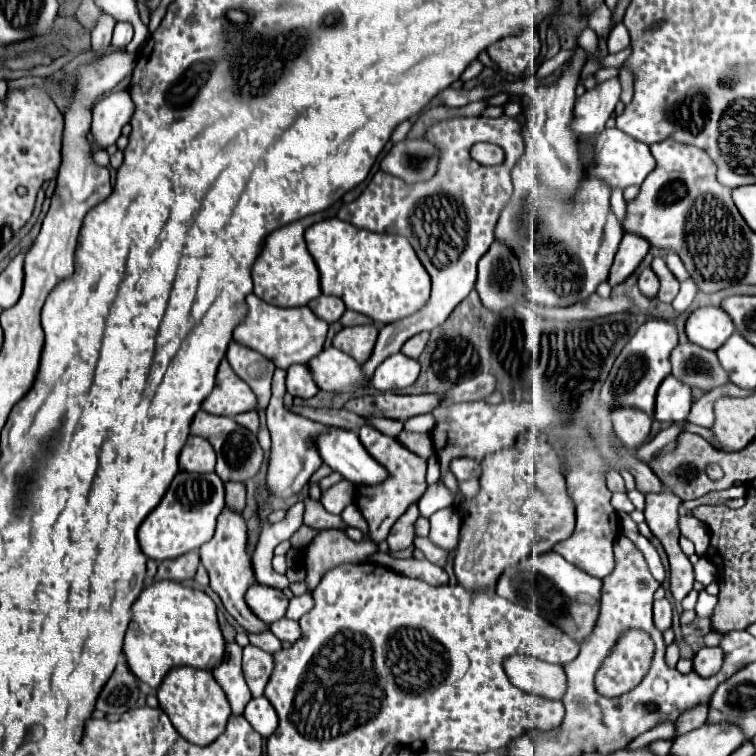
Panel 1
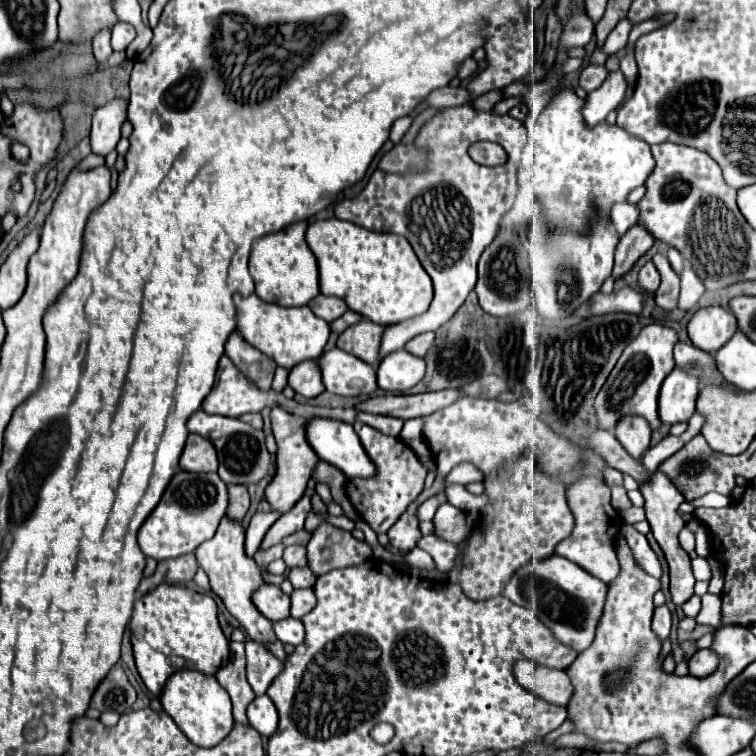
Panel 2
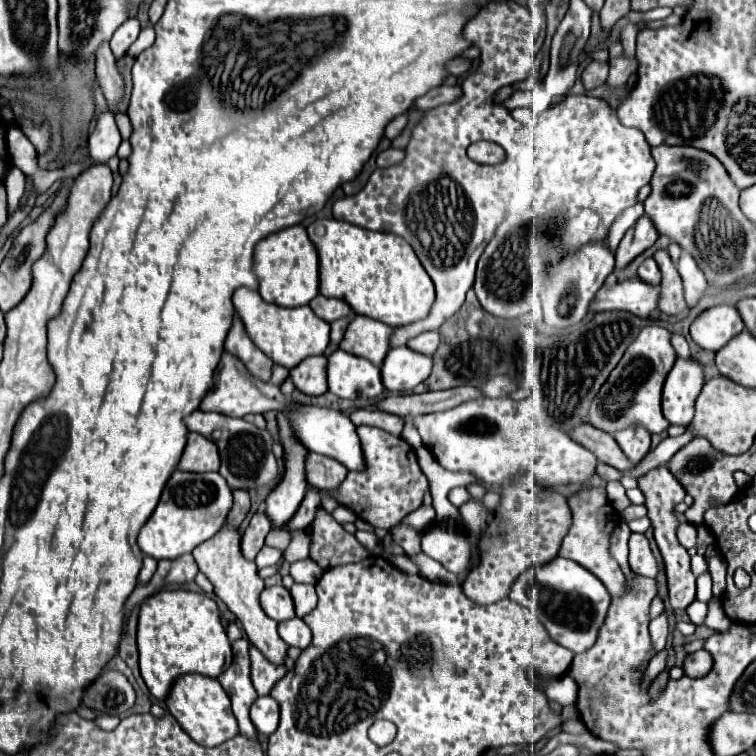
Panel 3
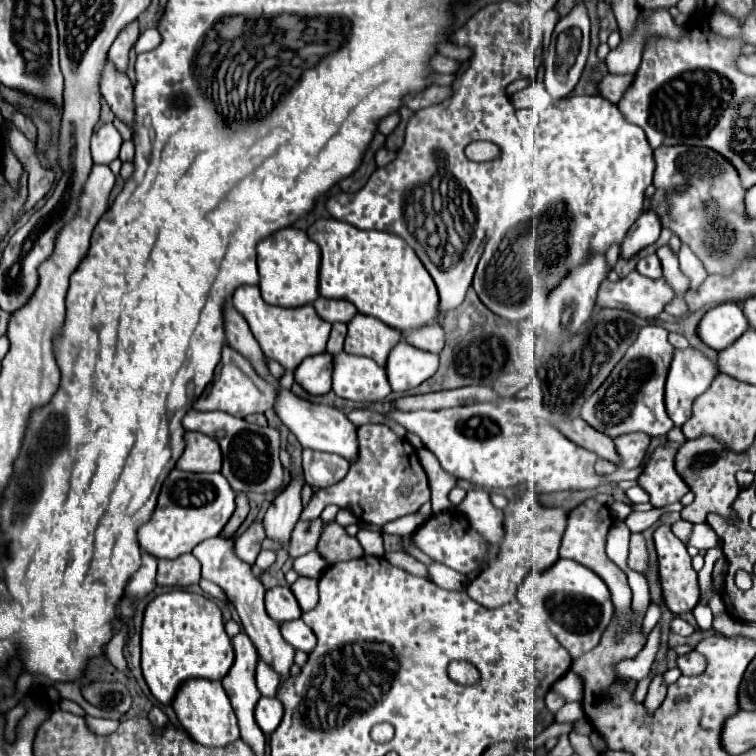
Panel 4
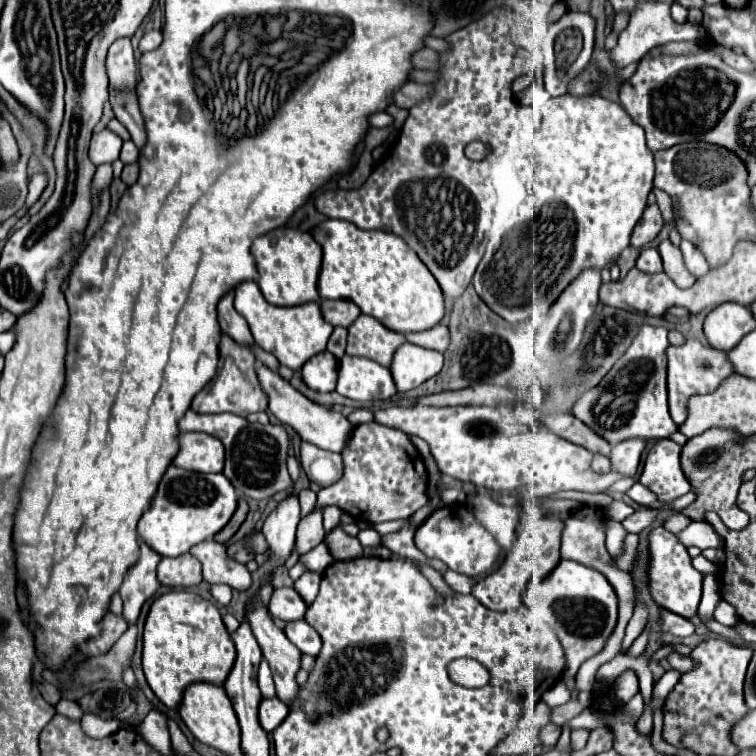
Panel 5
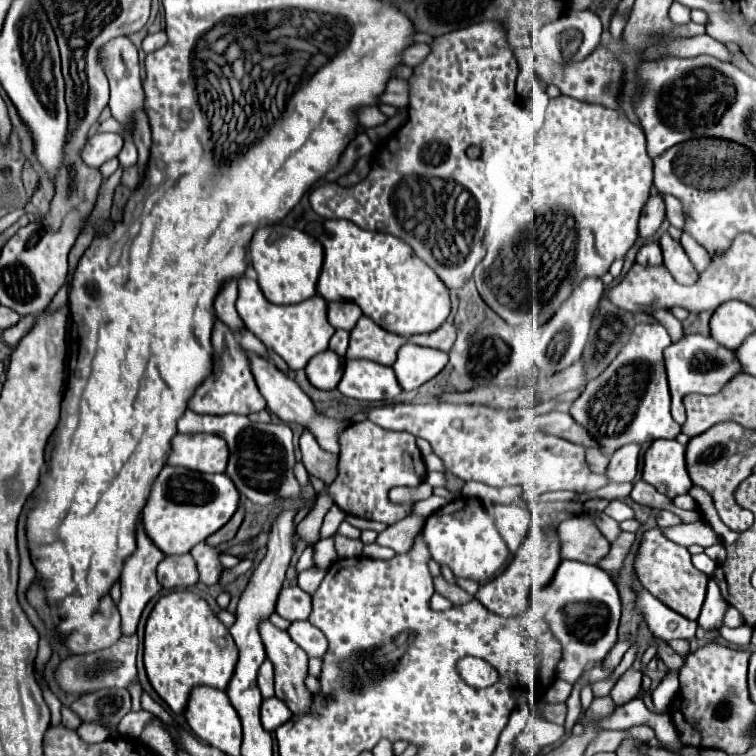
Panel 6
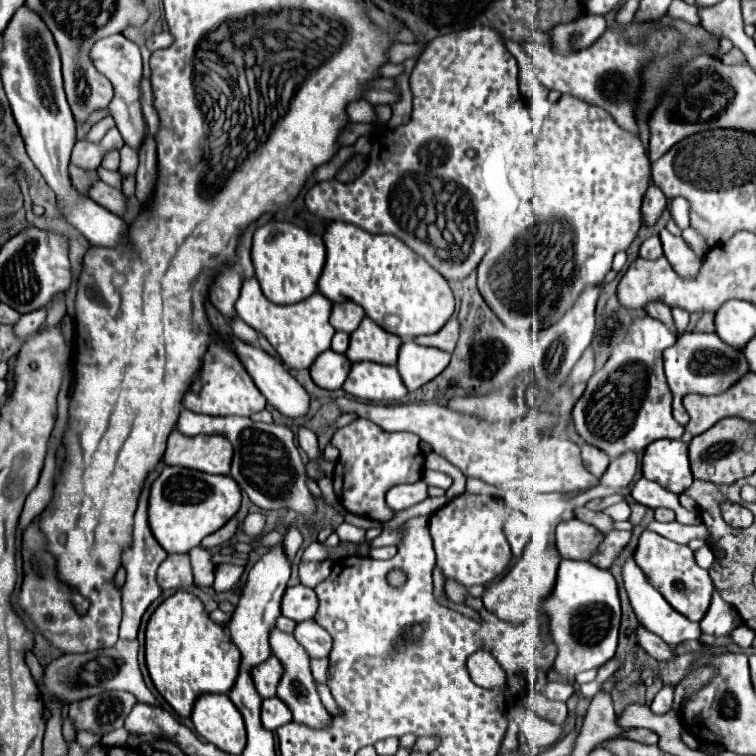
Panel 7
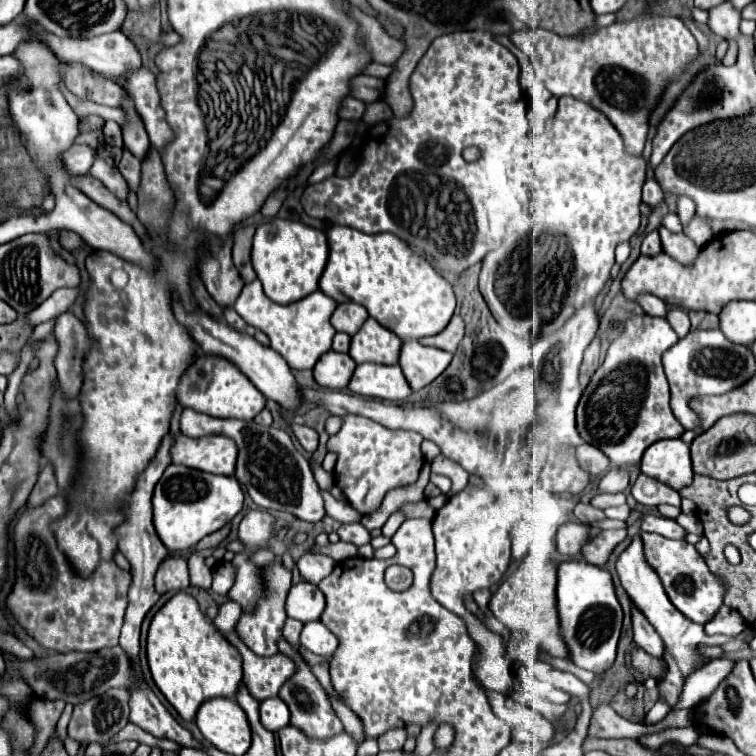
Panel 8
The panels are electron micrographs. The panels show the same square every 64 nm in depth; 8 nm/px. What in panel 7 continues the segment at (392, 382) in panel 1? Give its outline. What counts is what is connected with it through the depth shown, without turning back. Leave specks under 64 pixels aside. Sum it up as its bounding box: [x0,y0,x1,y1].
[396,342,450,392]

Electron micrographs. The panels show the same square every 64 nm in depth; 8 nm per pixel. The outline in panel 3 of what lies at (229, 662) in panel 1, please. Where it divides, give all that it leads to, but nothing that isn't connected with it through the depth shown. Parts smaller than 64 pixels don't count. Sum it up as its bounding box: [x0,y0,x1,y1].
[218,640,258,738]

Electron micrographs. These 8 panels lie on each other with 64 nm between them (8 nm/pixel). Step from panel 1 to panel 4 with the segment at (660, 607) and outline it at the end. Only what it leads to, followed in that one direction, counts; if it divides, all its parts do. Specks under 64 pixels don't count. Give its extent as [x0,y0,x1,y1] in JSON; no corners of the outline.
[618,624,662,680]

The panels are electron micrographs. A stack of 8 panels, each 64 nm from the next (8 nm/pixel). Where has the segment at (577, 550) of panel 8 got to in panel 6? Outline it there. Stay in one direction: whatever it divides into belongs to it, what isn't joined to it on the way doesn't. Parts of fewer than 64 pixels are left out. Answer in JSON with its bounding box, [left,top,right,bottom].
[558,514,608,566]

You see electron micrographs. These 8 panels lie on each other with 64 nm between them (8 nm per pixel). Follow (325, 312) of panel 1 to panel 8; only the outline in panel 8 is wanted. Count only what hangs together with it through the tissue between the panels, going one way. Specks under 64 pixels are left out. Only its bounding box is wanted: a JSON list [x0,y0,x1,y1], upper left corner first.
[332,302,368,336]

